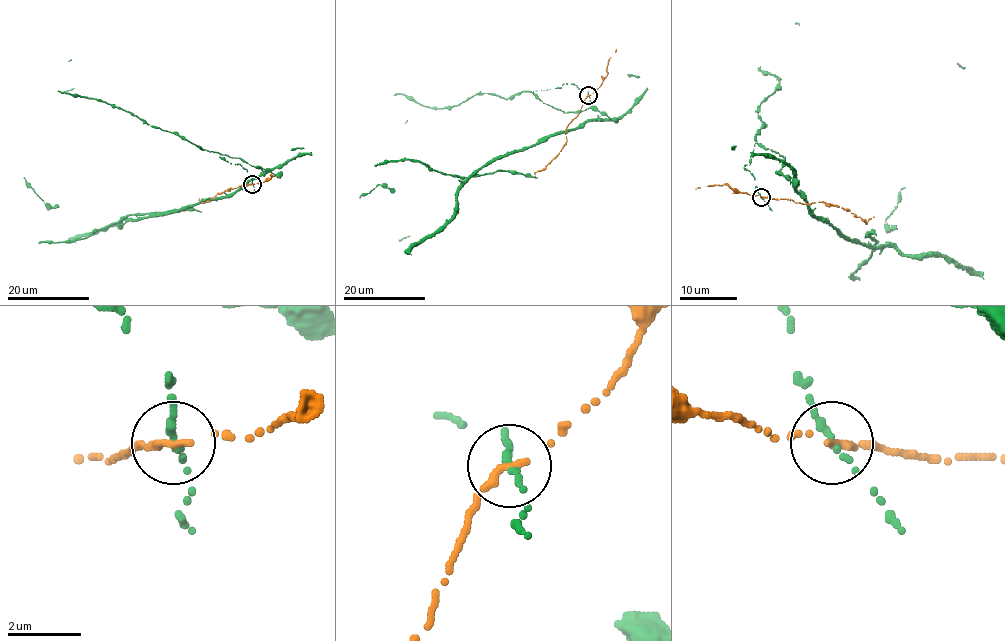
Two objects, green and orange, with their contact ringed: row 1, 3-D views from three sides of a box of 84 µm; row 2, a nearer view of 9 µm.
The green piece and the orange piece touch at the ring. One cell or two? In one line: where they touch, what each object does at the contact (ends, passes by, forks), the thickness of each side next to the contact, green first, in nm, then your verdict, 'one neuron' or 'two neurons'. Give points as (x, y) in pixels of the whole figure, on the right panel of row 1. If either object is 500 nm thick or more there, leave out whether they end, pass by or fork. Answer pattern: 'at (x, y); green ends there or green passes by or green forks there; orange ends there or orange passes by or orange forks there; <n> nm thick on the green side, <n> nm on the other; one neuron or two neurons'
at (761, 197); green ends there; orange ends there; 260 nm thick on the green side, 240 nm on the other; two neurons

